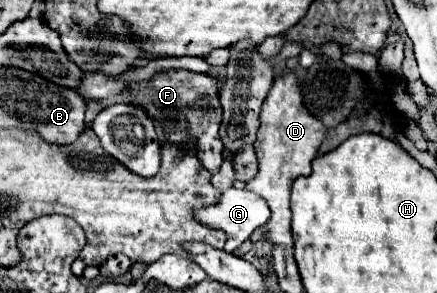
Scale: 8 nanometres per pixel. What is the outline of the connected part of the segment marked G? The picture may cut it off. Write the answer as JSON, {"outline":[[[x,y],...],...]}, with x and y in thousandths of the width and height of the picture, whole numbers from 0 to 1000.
{"outline":[[[526,638],[522,652],[513,652],[499,679],[494,700],[481,700],[481,706],[462,706],[462,713],[444,713],[439,741],[462,761],[462,768],[481,768],[481,775],[494,775],[503,788],[517,795],[517,836],[513,836],[513,857],[531,863],[540,843],[549,843],[586,775],[600,775],[613,747],[618,747],[618,713],[609,700],[609,686],[563,645],[535,645]]]}

